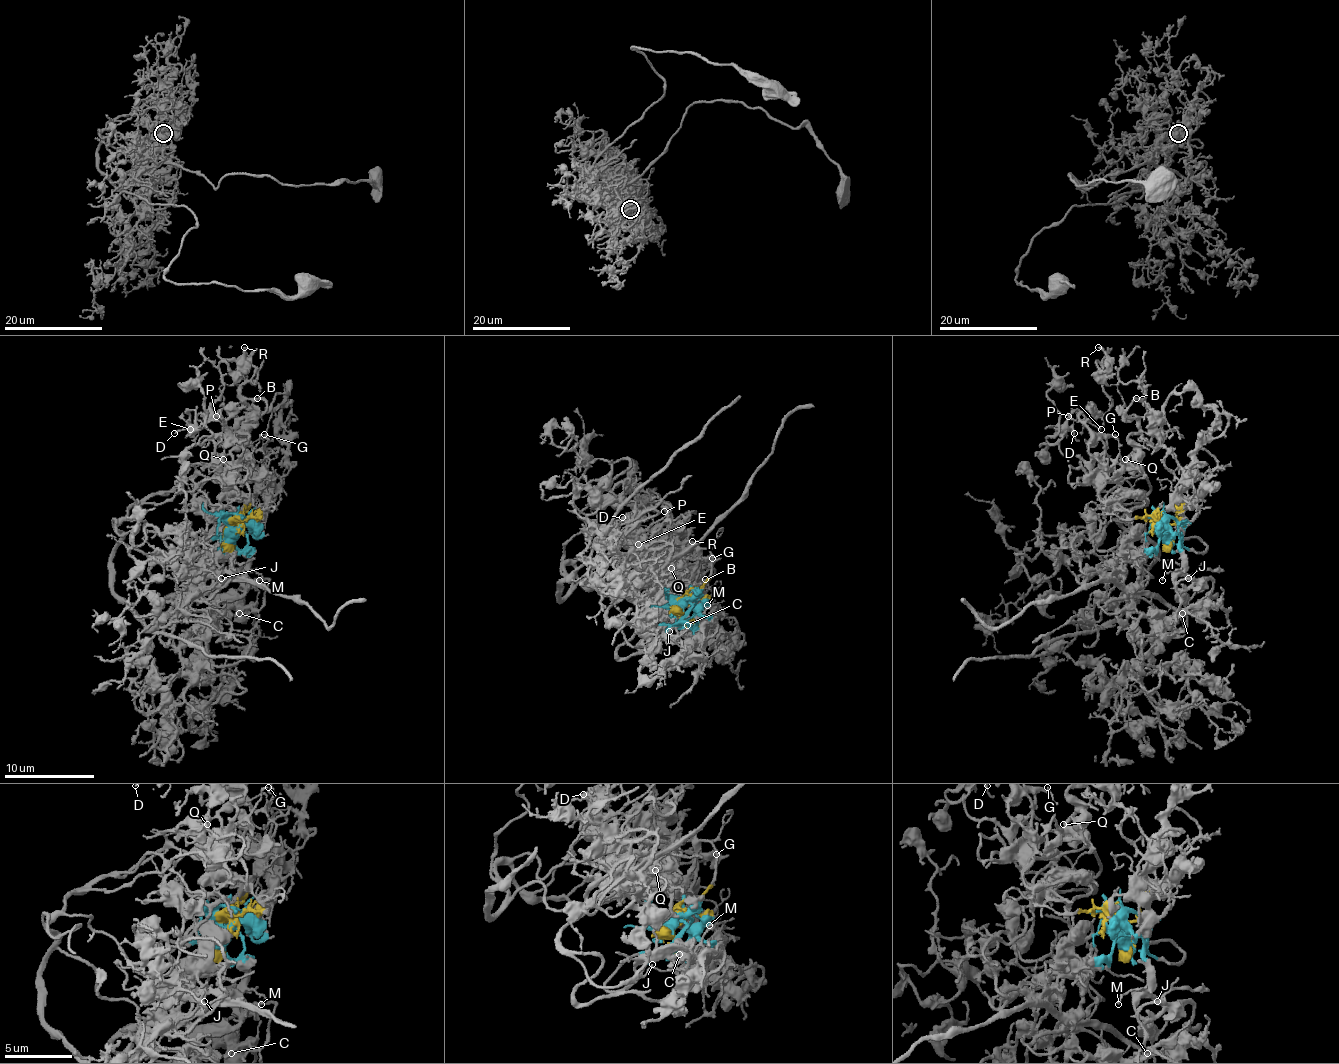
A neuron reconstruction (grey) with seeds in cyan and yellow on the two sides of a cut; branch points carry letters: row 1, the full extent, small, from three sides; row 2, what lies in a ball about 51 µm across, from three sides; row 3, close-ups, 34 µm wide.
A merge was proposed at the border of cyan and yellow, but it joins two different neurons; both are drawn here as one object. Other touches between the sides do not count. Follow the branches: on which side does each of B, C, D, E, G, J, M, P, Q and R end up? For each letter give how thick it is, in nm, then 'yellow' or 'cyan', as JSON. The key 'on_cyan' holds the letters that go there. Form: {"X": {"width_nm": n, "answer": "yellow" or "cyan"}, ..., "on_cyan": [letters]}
{"B": {"width_nm": 200, "answer": "yellow"}, "C": {"width_nm": 170, "answer": "cyan"}, "D": {"width_nm": 140, "answer": "yellow"}, "E": {"width_nm": 150, "answer": "yellow"}, "G": {"width_nm": 130, "answer": "yellow"}, "J": {"width_nm": 130, "answer": "cyan"}, "M": {"width_nm": 140, "answer": "cyan"}, "P": {"width_nm": 180, "answer": "yellow"}, "Q": {"width_nm": 170, "answer": "yellow"}, "R": {"width_nm": 240, "answer": "yellow"}, "on_cyan": ["C", "J", "M"]}

